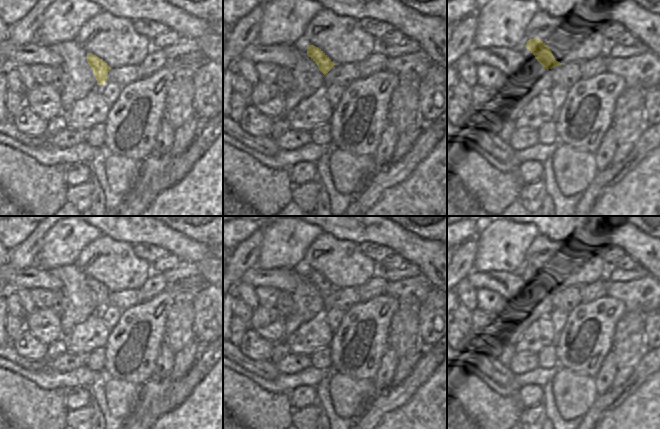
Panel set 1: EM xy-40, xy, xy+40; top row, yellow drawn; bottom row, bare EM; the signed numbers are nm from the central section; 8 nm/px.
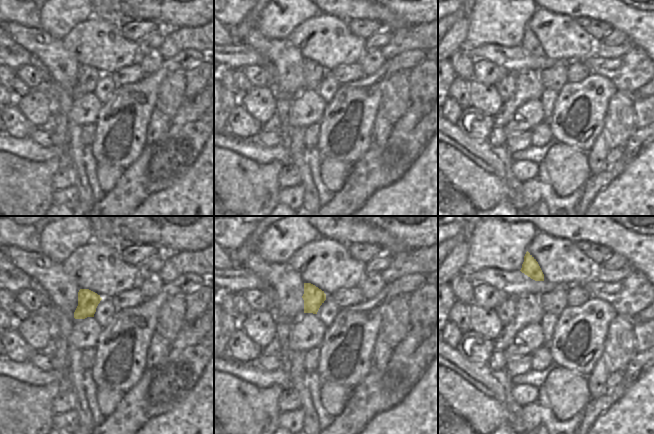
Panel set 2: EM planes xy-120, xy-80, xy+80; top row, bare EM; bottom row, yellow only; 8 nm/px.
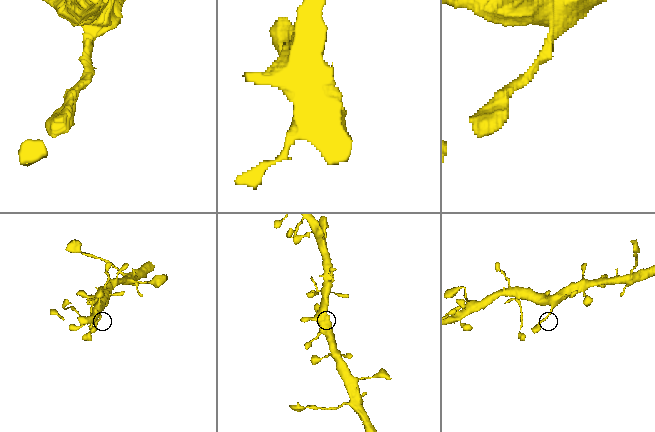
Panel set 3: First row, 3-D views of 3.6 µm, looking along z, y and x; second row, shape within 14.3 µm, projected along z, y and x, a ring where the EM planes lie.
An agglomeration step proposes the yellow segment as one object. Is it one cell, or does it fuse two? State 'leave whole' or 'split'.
leave whole

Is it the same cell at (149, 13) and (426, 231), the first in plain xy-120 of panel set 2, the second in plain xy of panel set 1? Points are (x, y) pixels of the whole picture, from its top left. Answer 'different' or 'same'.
same

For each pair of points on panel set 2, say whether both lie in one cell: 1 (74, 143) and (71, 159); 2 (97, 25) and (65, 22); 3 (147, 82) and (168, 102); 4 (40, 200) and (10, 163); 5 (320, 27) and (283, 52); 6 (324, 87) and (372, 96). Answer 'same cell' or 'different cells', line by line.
1: same cell
2: different cells
3: different cells
4: same cell
5: different cells
6: different cells

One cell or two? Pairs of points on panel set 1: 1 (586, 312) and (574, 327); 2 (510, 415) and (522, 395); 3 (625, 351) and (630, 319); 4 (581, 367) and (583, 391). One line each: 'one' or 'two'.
1: one
2: two
3: one
4: two

